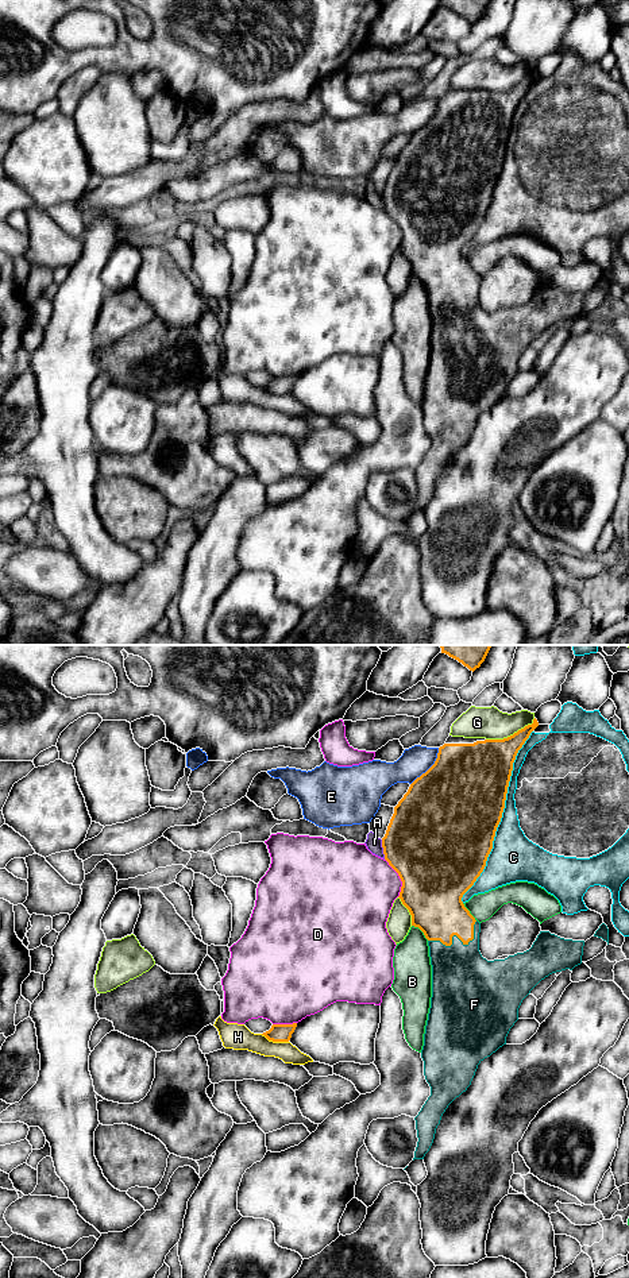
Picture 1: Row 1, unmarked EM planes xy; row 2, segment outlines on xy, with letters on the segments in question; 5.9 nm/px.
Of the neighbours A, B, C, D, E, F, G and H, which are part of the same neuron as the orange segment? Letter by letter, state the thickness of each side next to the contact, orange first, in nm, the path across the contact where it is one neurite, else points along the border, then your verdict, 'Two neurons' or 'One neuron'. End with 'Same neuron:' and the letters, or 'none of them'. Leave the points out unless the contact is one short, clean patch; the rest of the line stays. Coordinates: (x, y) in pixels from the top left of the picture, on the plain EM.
A: Thickness 480 nm (orange) against 90 nm. Two neurons
B: Thickness 360 nm (orange) against 220 nm. Two neurons
C: Thickness 500 nm (orange) against 280 nm. Two neurons
D: Thickness 500 nm (orange) against 440 nm. Two neurons
E: Thickness 500 nm (orange) against 170 nm. Two neurons
F: Thickness 320 nm (orange) against 360 nm. One neuron
G: Thickness 320 nm (orange) against 190 nm. Two neurons
H: Thickness 110 nm (orange) against 160 nm. Boundary: xy (261, 386), (273, 393), (288, 394). Two neurons
Same neuron: F

